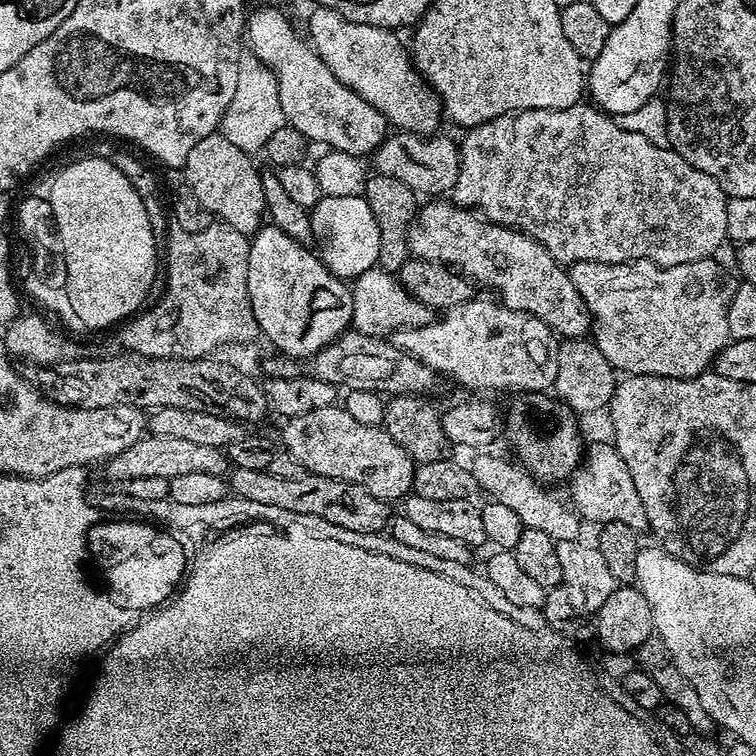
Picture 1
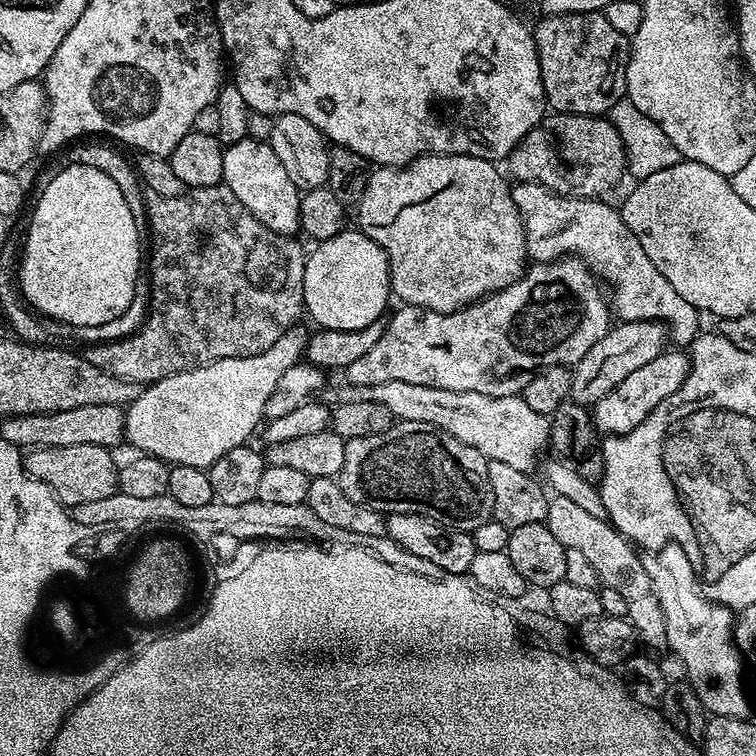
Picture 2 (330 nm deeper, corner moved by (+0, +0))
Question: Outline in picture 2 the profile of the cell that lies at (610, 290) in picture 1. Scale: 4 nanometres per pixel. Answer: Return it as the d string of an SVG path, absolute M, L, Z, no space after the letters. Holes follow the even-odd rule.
M517 183L512 188L512 197L524 223L524 245L528 247L528 256L533 261L579 258L597 277L604 276L605 285L608 283L612 287L610 308L617 321L650 320L661 325L668 324L667 335L676 346L691 345L696 339L702 328L701 313L686 302L686 298L682 298L682 294L678 294L666 278L662 278L615 207L603 204L605 201L600 198L559 196L538 183Z

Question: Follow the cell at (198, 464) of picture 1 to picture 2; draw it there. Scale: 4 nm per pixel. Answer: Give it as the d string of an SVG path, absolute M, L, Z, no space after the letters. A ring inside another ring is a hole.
M54 446L53 448L34 448L24 456L24 468L27 470L29 476L34 477L35 480L40 480L46 486L50 486L50 490L58 497L58 499L60 499L61 504L67 506L69 509L74 509L82 502L102 502L102 498L110 498L111 496L116 495L118 491L118 461L116 462L112 455L113 453L109 451L109 449L103 448L102 446Z

